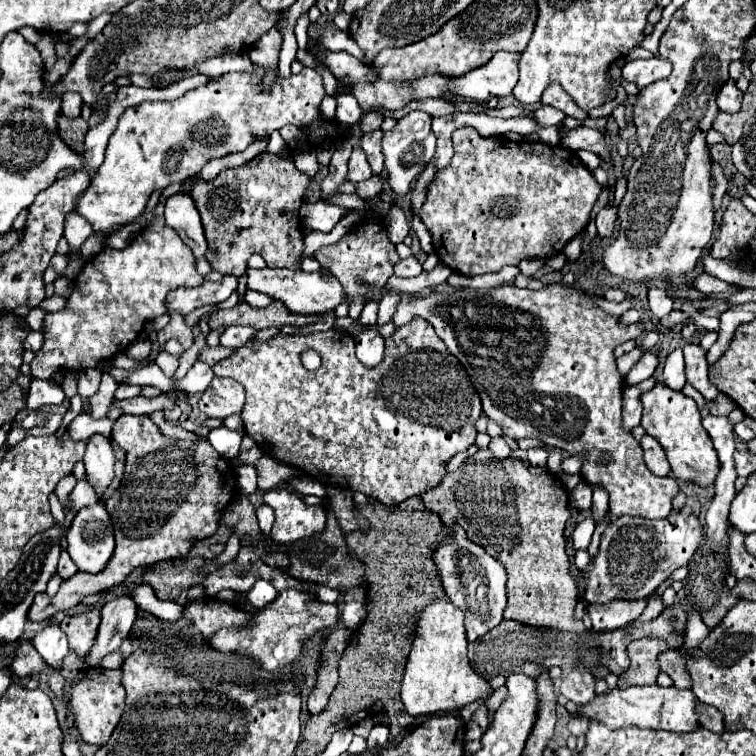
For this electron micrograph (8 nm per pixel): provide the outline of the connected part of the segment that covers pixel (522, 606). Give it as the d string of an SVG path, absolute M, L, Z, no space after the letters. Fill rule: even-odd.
M479 450L471 458L467 458L455 472L447 474L435 490L427 490L421 494L423 504L437 512L443 518L443 524L457 522L465 528L469 540L483 546L487 554L495 556L507 568L507 608L503 612L505 618L535 626L535 628L551 628L563 632L575 632L579 636L586 633L581 620L573 618L577 606L577 578L569 572L569 556L565 552L563 530L569 520L569 492L563 488L561 480L557 480L551 472L531 474L529 468L519 458L495 458L489 450Z

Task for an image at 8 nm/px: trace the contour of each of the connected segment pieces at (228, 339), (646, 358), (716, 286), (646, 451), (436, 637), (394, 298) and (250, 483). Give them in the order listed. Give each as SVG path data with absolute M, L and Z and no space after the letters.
M231 326L221 334L221 344L223 346L243 346L251 336L255 336L253 328L243 328L243 326Z
M644 352L639 361L631 369L626 377L627 386L635 386L651 377L659 364L657 356L650 352Z
M701 274L701 276L697 276L697 280L695 280L695 284L693 284L697 290L701 290L701 292L725 292L725 290L729 290L731 286L729 284L725 284L723 280L719 280L719 278L715 278L715 276L711 276L711 274Z
M643 436L641 440L641 448L643 448L643 456L645 456L645 464L657 474L657 476L667 476L671 466L667 462L667 456L663 454L663 446L659 446L657 440L653 440L651 436Z
M435 598L419 612L413 646L401 682L401 702L411 716L463 708L465 704L493 692L487 680L475 674L469 664L463 620L463 610L457 610L449 598Z
M399 292L385 294L379 302L379 326L387 324L395 312L395 306L399 306Z
M239 466L235 468L237 476L237 492L243 496L249 496L257 490L257 468L255 466Z

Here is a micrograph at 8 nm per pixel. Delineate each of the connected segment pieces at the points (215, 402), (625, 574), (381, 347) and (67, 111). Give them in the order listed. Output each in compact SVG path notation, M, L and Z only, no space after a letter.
M215 376L209 388L201 394L197 406L205 416L223 420L235 412L241 412L243 402L245 402L245 390L239 382L235 382L233 378Z
M689 506L673 510L663 520L649 520L641 516L623 516L613 520L601 536L599 552L593 562L579 572L585 580L585 600L601 602L601 594L609 584L619 584L615 598L641 600L655 592L655 588L673 574L675 568L689 564L701 540L703 526Z
M365 326L355 338L355 346L361 364L365 364L367 368L375 368L377 364L381 364L385 354L385 340L379 334L377 326Z
M65 92L63 100L61 100L61 114L65 114L67 118L77 118L81 114L81 96L75 92Z

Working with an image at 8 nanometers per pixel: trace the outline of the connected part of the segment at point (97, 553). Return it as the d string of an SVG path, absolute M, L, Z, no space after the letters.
M103 504L83 508L69 532L67 552L81 572L97 574L105 568L115 548L111 516Z

